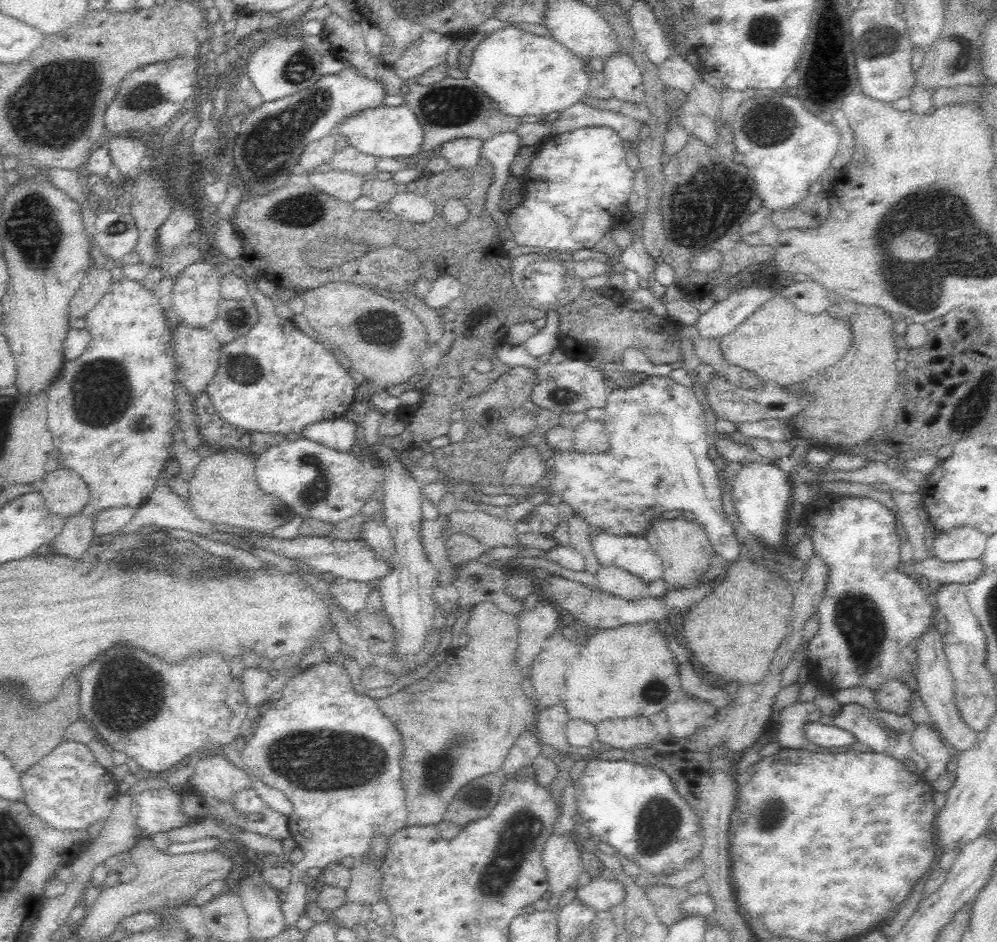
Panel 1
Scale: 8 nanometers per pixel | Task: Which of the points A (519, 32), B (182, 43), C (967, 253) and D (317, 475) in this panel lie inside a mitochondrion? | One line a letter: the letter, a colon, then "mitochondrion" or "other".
A: other
B: other
C: mitochondrion
D: mitochondrion

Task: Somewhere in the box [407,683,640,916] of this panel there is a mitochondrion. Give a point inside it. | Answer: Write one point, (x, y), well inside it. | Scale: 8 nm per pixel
(494, 879)

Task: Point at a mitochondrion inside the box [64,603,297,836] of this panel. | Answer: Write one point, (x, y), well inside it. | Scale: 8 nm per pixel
(151, 689)

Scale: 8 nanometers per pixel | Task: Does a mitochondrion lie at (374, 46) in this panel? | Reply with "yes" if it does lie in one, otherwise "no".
no

